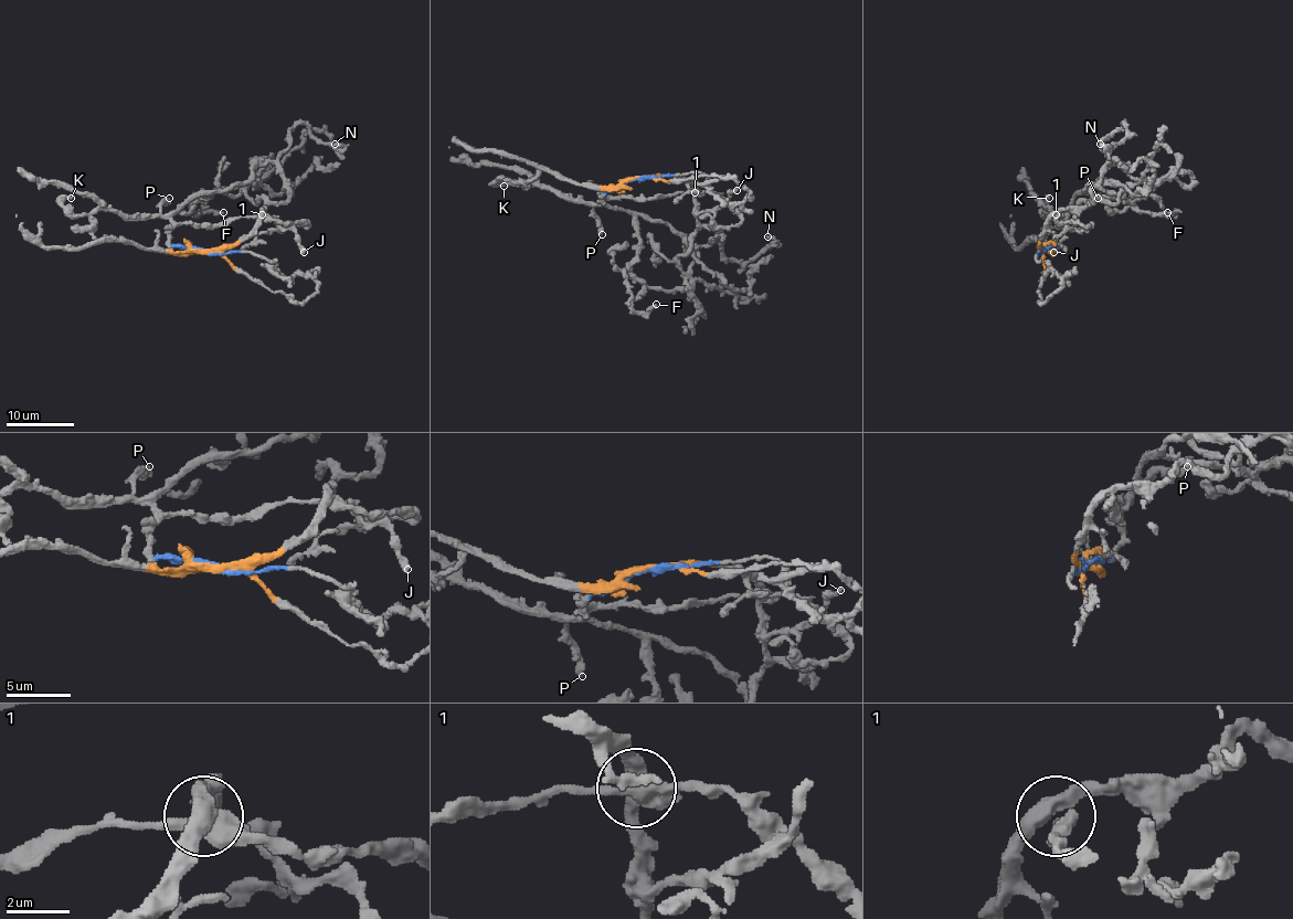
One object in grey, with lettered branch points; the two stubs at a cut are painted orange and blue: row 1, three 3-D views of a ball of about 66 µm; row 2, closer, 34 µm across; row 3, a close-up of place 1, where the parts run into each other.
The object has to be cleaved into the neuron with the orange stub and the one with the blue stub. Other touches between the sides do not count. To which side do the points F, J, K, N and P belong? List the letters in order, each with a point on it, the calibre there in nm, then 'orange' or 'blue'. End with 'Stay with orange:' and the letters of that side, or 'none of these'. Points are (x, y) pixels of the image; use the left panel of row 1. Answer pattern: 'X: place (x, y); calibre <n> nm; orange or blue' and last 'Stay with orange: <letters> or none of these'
F: place (223, 212); calibre 320 nm; blue
J: place (304, 252); calibre 320 nm; orange
K: place (71, 198); calibre 300 nm; blue
N: place (335, 144); calibre 360 nm; orange
P: place (169, 198); calibre 420 nm; blue
Stay with orange: J, N

